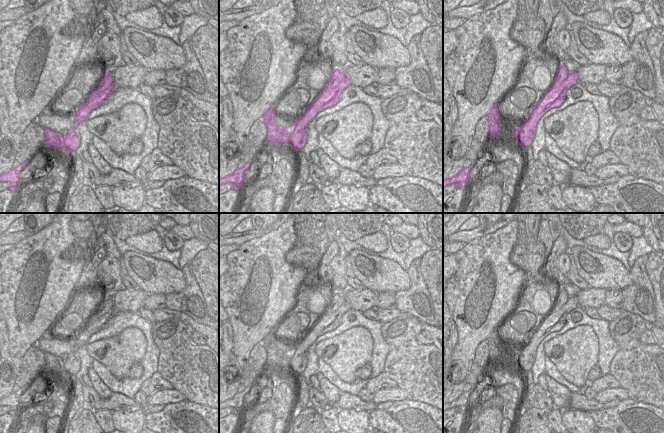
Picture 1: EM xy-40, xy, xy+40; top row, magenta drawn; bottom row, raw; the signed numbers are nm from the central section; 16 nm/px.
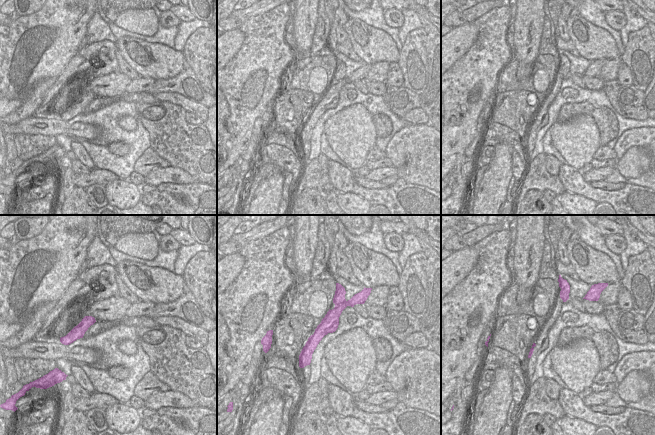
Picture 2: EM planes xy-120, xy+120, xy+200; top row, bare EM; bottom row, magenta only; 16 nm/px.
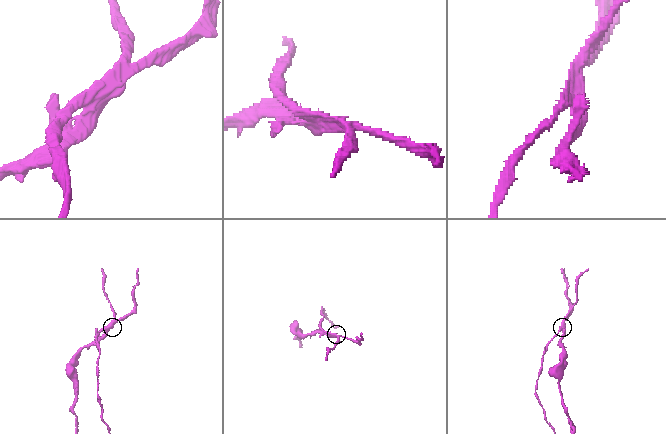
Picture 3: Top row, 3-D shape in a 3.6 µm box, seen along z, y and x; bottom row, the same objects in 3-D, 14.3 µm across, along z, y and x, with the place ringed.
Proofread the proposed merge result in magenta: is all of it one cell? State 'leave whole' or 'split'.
split

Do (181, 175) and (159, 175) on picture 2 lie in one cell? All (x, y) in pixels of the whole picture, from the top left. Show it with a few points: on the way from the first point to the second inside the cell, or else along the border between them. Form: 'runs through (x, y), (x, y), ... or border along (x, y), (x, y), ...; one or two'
runs through (176, 174), (164, 175); one

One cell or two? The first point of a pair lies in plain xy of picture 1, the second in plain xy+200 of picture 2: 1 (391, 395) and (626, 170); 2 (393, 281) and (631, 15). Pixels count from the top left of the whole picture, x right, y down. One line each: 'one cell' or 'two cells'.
1: two cells
2: two cells

